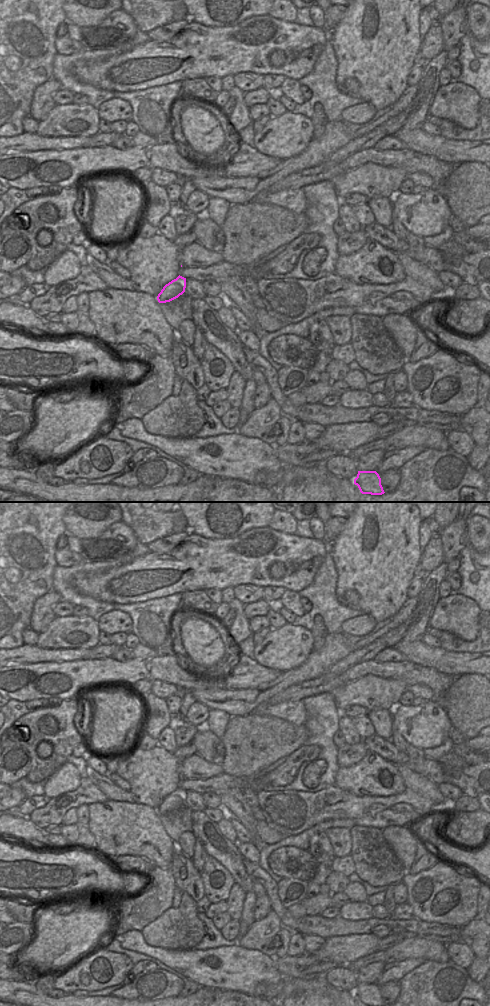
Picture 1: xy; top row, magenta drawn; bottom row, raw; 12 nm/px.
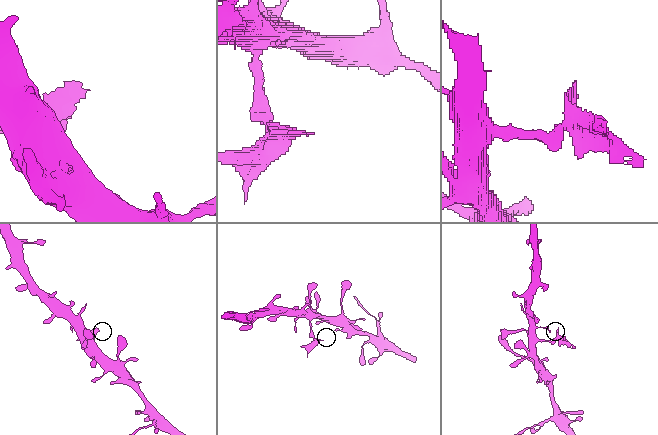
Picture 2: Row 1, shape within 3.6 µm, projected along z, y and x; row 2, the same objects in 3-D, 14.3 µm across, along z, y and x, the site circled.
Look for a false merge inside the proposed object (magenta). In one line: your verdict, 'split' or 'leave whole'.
split

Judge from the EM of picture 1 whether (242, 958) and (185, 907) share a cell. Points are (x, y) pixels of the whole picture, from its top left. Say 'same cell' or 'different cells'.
different cells

